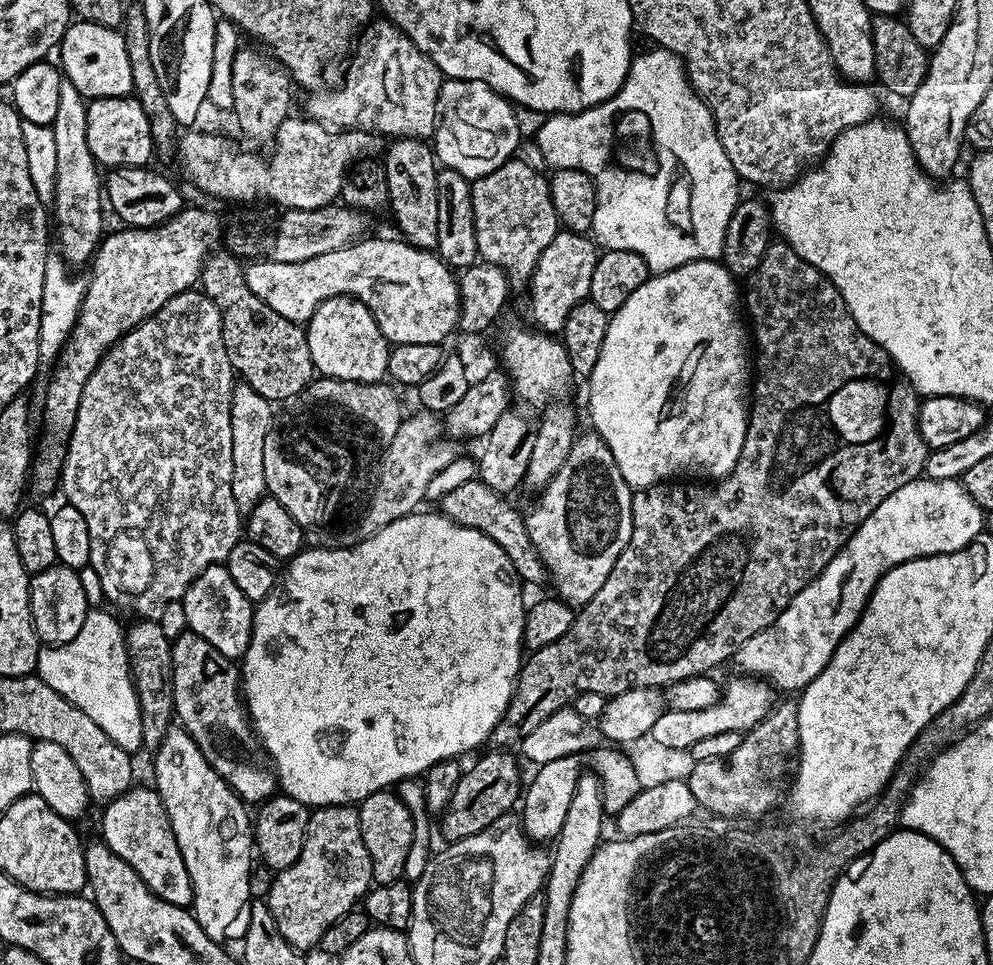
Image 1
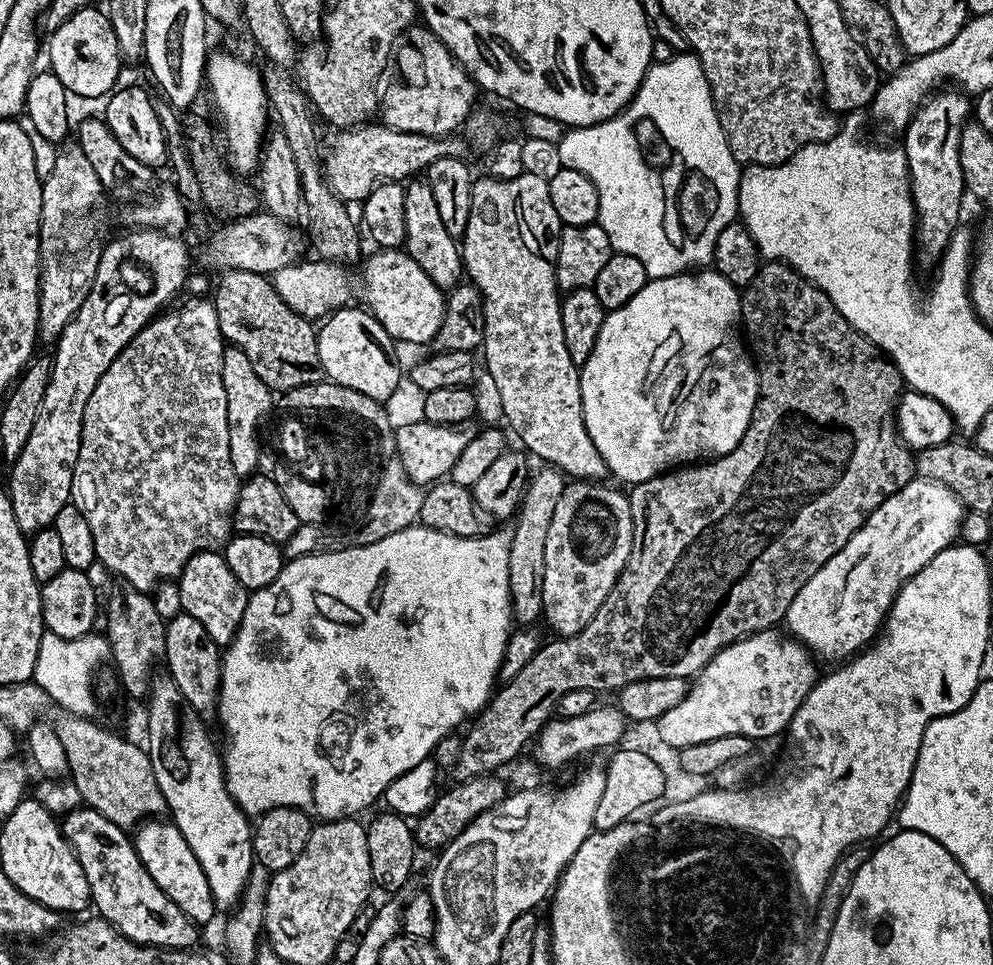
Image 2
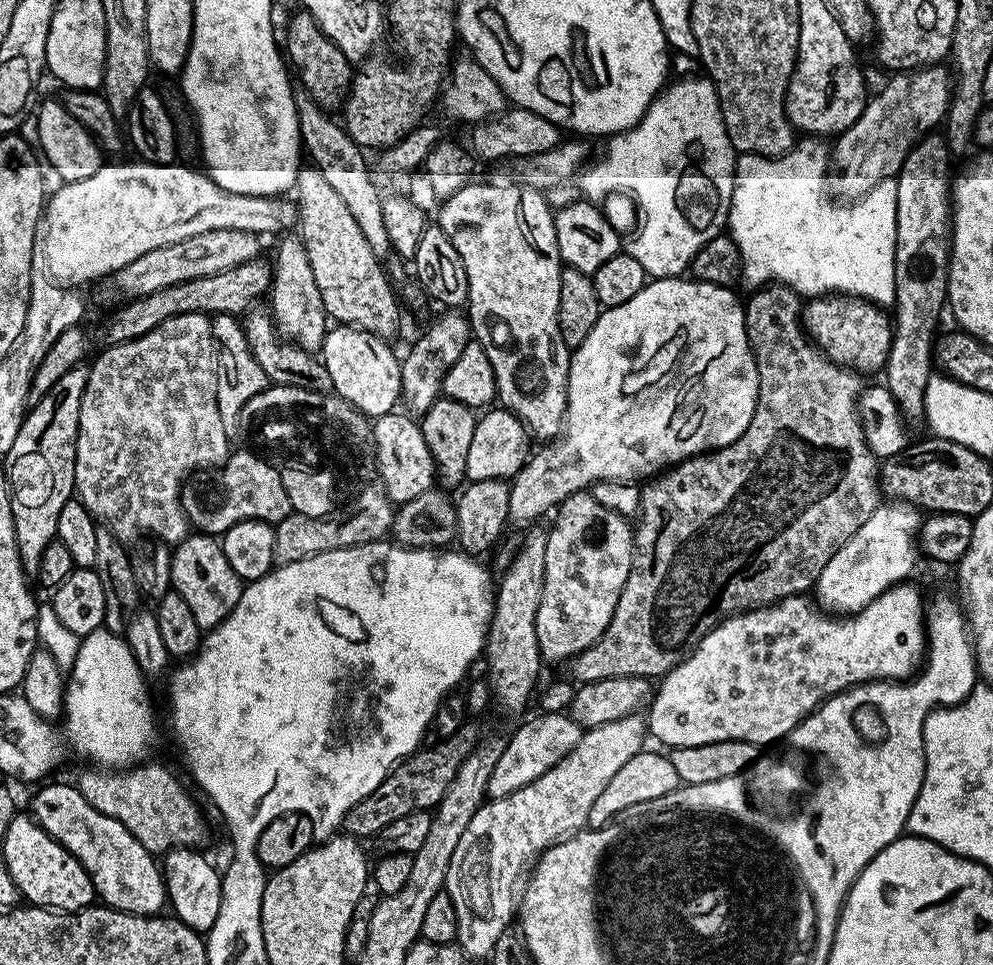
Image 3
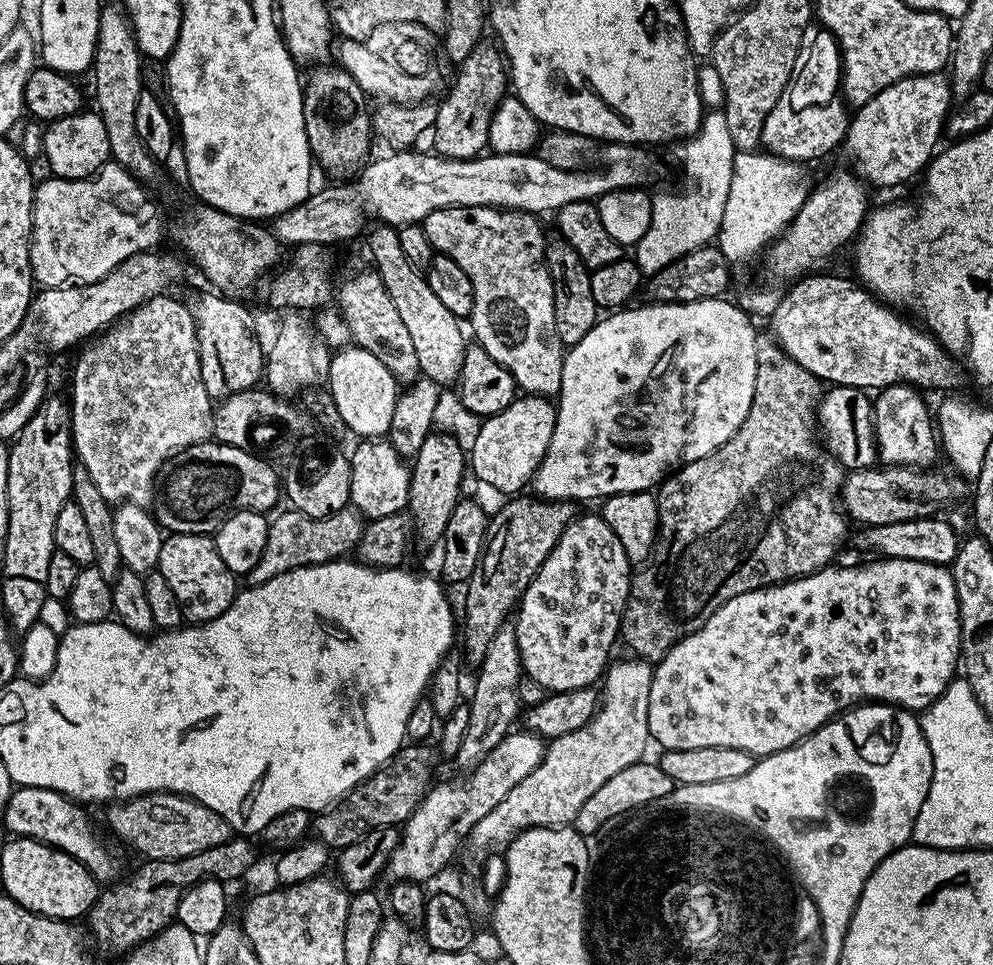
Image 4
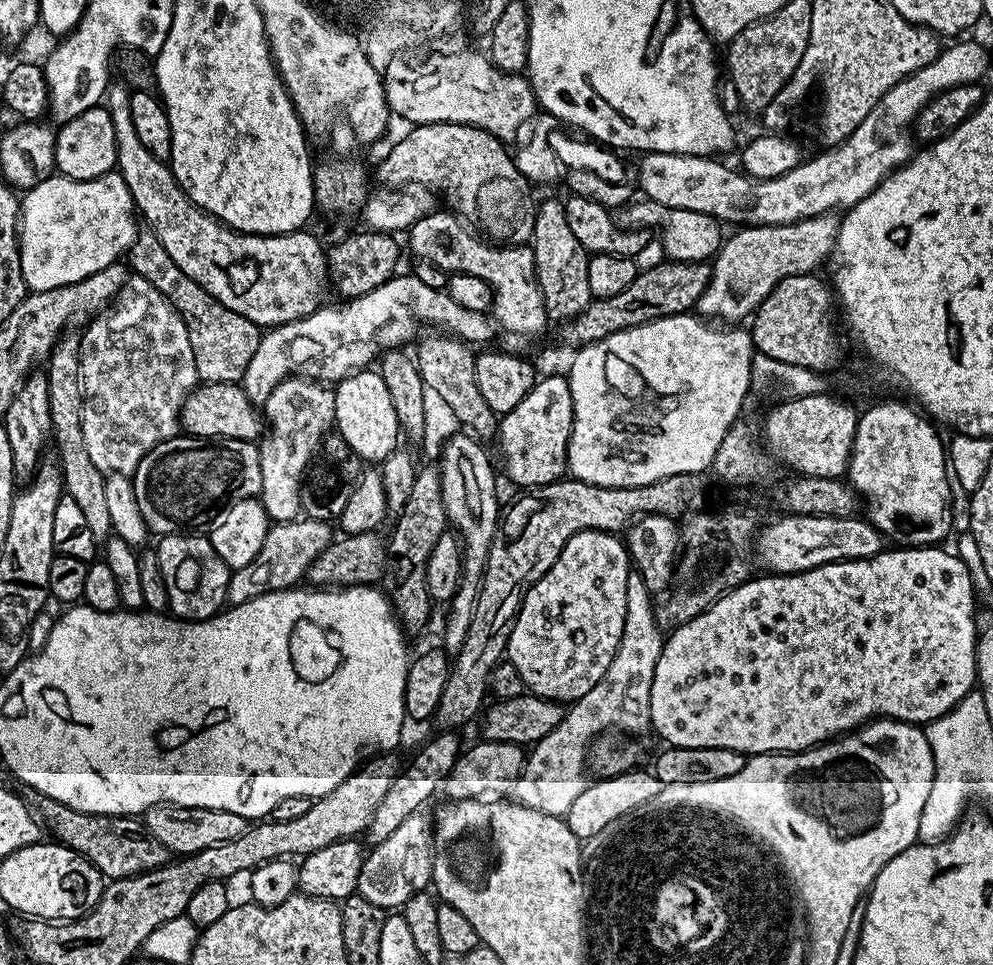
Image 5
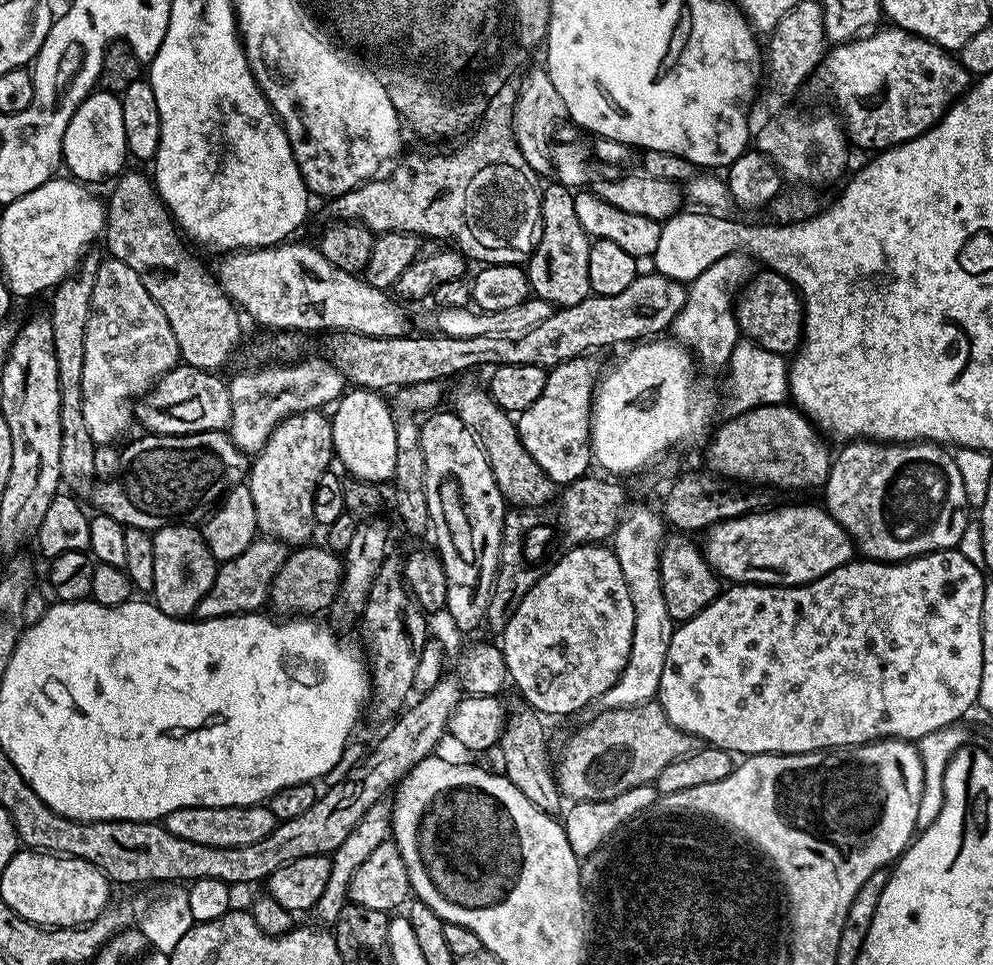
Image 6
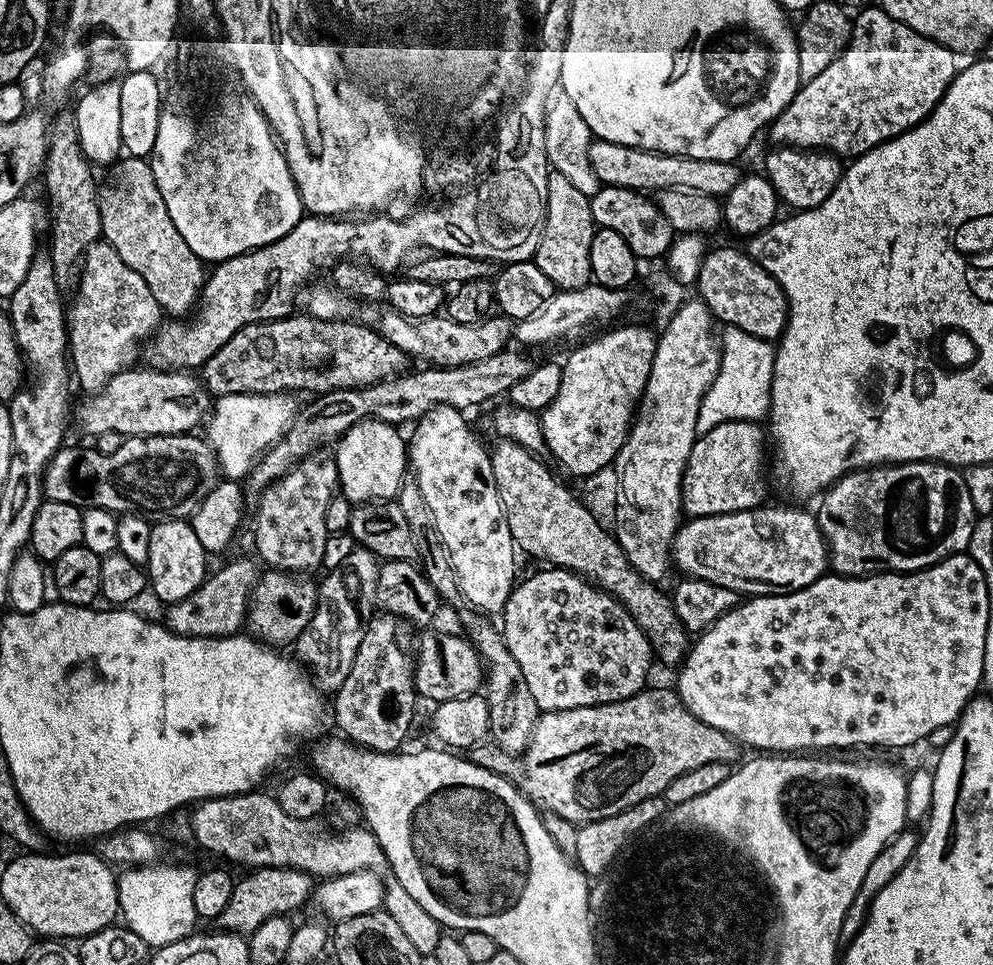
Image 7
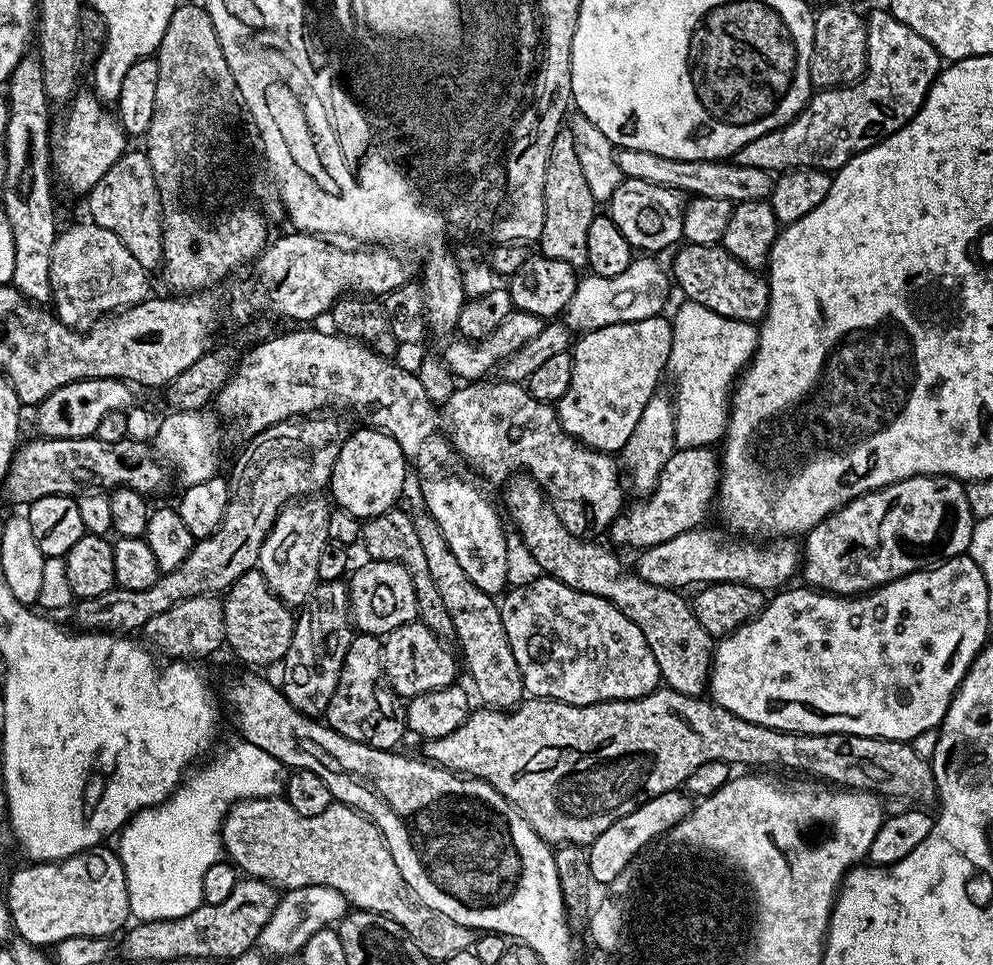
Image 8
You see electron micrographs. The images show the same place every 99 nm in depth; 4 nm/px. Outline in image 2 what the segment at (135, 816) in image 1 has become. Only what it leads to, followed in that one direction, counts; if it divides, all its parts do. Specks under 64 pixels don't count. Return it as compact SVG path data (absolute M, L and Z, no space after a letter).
M149 818L135 829L134 843L138 858L142 858L150 878L158 882L162 894L166 894L166 898L170 898L170 902L174 902L174 906L178 906L178 910L182 910L193 924L203 926L210 923L212 915L218 912L210 894L210 882L206 882L206 874L202 874L202 866L198 866L194 850L186 846L186 838L182 838L180 831L170 826L167 819Z

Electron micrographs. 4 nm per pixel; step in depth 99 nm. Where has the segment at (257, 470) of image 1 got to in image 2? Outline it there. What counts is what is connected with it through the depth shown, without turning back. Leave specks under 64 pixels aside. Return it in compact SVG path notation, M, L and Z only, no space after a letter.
M235 346L225 347L222 362L222 386L226 386L226 422L230 430L230 466L234 466L237 476L247 478L257 471L256 463L260 460L260 440L256 437L256 431L260 428L260 419L274 408L274 392L258 378L254 372L254 367L250 364L250 359L246 354Z

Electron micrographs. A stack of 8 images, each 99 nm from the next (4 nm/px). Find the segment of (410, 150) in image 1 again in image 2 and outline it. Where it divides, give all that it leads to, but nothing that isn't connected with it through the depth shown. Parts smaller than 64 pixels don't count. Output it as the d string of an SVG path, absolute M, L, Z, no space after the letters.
M413 179L405 187L405 238L402 248L410 258L414 258L414 262L418 262L418 266L422 266L422 270L426 270L426 278L430 278L434 286L438 286L441 290L451 290L461 283L465 275L462 248L457 237L446 234L446 226L438 214L438 202L434 202L434 190L427 179Z

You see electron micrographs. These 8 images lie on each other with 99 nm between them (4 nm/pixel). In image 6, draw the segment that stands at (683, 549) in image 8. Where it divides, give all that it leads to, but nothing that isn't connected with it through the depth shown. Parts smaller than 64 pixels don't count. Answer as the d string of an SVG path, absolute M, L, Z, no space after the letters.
M788 504L785 508L772 507L768 506L758 512L747 512L744 516L723 520L722 522L713 524L711 528L703 533L702 539L704 539L704 544L702 540L702 553L704 559L718 577L723 578L725 581L728 579L728 582L732 584L766 584L770 588L795 588L797 584L809 584L811 580L822 578L826 574L838 570L842 565L852 563L854 559L854 545L852 540L849 538L848 532L844 527L829 514L827 508L823 506L817 506L815 508L812 504Z

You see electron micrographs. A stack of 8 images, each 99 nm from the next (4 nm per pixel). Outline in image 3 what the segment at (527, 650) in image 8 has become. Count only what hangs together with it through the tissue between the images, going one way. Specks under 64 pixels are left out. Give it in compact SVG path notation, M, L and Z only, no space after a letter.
M588 490L567 496L555 509L555 516L552 528L547 529L546 582L536 633L545 661L568 662L598 643L612 621L618 594L622 594L630 574L634 528L619 512L602 506Z

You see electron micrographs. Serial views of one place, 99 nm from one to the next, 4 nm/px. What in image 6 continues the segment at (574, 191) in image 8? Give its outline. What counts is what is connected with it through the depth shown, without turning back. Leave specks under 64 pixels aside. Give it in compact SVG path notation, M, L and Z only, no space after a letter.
M544 184L542 198L542 238L526 262L531 295L556 308L574 306L593 295L590 286L590 238L578 222L578 210L574 210L574 192L564 184Z

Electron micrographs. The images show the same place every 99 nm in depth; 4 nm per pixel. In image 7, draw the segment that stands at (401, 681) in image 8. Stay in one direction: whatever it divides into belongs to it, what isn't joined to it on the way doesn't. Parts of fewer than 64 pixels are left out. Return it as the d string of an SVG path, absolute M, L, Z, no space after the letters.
M424 630L414 644L414 679L421 697L431 702L462 698L475 693L485 683L485 663L471 641L463 635Z

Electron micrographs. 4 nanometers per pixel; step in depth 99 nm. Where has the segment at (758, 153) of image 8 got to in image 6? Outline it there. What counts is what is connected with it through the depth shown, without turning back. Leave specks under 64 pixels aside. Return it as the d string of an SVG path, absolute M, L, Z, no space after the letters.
M895 26L877 27L875 30L857 38L849 40L846 44L838 44L827 49L826 55L823 60L820 61L820 67L816 69L814 76L815 79L820 79L820 84L826 91L832 95L832 100L836 103L835 111L838 113L843 125L844 131L851 143L856 144L860 148L872 148L871 150L883 150L885 148L891 148L893 144L905 144L907 140L913 140L918 138L924 132L929 132L935 124L941 120L945 114L948 113L948 109L956 103L957 99L964 95L970 87L970 74L965 68L958 66L955 59L952 60L947 51L943 48L939 48L938 45L932 44L929 40L923 40L920 36L915 36L913 32L905 32L903 28Z

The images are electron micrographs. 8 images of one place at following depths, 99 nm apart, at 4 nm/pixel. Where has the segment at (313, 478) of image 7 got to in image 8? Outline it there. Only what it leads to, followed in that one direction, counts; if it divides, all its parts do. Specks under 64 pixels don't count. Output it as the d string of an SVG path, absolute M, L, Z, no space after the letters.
M323 495L301 497L283 508L270 534L262 544L258 571L266 578L269 590L289 606L307 605L318 587L318 561L329 544L331 505Z

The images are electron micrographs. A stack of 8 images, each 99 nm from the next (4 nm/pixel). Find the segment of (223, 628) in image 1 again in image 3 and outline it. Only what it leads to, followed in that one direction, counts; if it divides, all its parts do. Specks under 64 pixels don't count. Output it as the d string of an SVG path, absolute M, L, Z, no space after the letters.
M191 533L182 543L171 549L172 554L172 588L190 606L190 614L194 614L198 626L202 630L216 628L227 618L234 606L238 606L238 598L242 591L242 581L234 574L234 566L226 562L223 545L207 533Z

